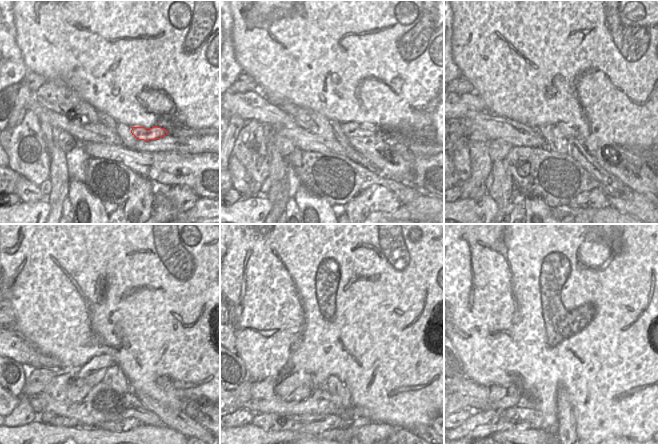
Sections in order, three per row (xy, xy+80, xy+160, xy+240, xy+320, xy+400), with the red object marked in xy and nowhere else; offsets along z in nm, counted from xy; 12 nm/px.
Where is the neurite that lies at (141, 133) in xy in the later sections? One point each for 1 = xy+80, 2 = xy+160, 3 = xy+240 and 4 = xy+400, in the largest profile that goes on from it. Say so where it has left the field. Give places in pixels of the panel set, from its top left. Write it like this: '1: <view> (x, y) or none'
1: xy+80 (349, 129)
2: xy+160 (569, 130)
3: xy+240 (86, 377)
4: xy+400 (499, 398)

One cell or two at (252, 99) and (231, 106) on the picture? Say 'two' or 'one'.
one

